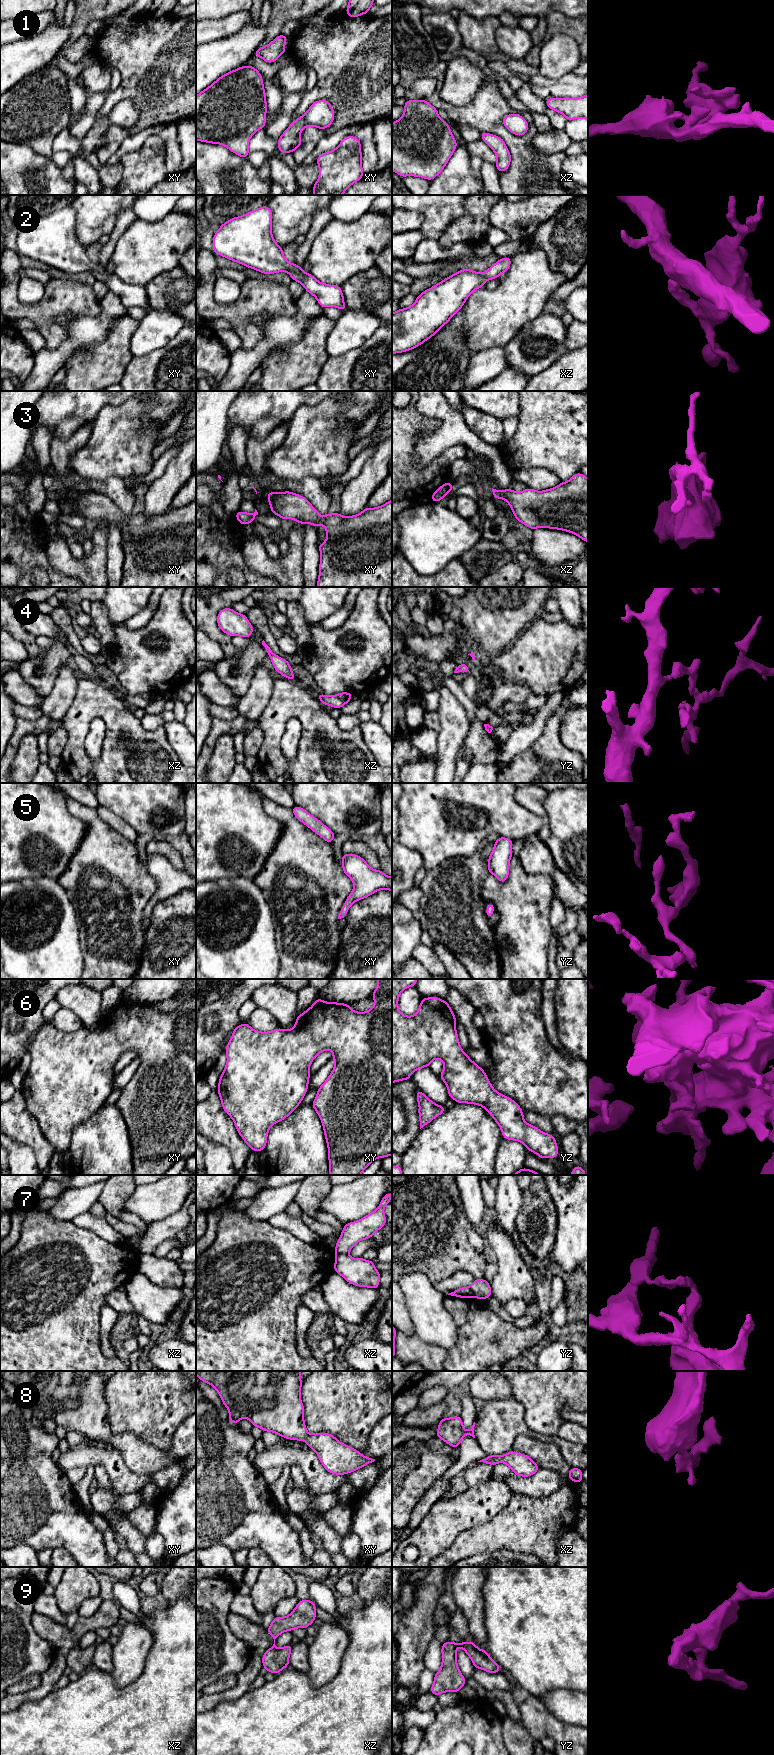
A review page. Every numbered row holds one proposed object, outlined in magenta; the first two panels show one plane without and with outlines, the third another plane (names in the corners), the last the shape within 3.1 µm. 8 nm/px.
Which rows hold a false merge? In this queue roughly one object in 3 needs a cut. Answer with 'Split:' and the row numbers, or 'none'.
Split: 7

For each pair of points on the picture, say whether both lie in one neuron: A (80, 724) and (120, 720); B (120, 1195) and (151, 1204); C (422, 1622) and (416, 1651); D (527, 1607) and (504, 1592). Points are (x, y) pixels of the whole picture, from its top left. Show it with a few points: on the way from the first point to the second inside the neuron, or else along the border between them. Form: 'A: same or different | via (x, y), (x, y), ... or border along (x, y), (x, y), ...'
A: same | via (90, 714), (92, 712), (110, 712)
B: different | border along (136, 1186), (125, 1202), (124, 1212)
C: same | via (416, 1629), (416, 1644)
D: same | via (521, 1604), (510, 1593)

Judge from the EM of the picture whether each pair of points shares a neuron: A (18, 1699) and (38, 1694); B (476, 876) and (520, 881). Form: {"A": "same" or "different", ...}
{"A": "same", "B": "different"}

